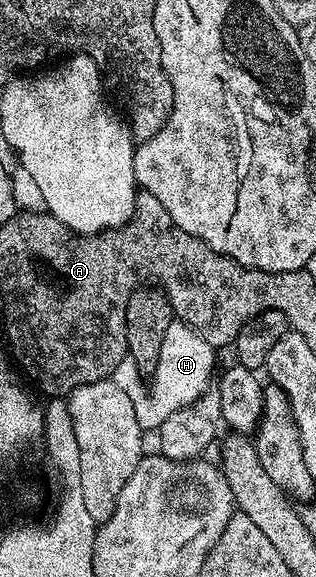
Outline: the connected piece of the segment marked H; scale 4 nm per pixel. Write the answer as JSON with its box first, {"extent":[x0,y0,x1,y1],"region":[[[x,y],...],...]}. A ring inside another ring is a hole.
{"extent":[134,322,217,430],"region":[[[173,322],[162,338],[162,350],[158,354],[158,366],[150,373],[152,385],[148,392],[140,388],[134,392],[136,417],[141,429],[156,430],[168,415],[192,404],[213,383],[212,367],[216,364],[217,349],[209,346],[188,324]]]}

